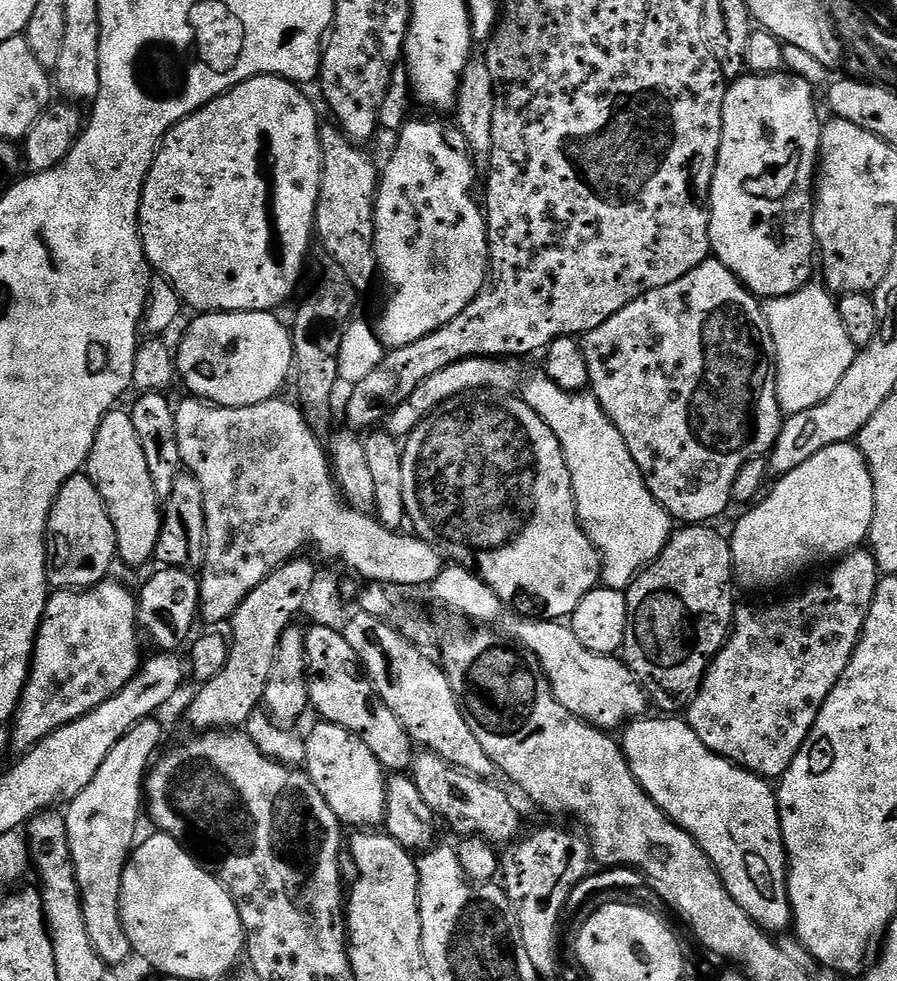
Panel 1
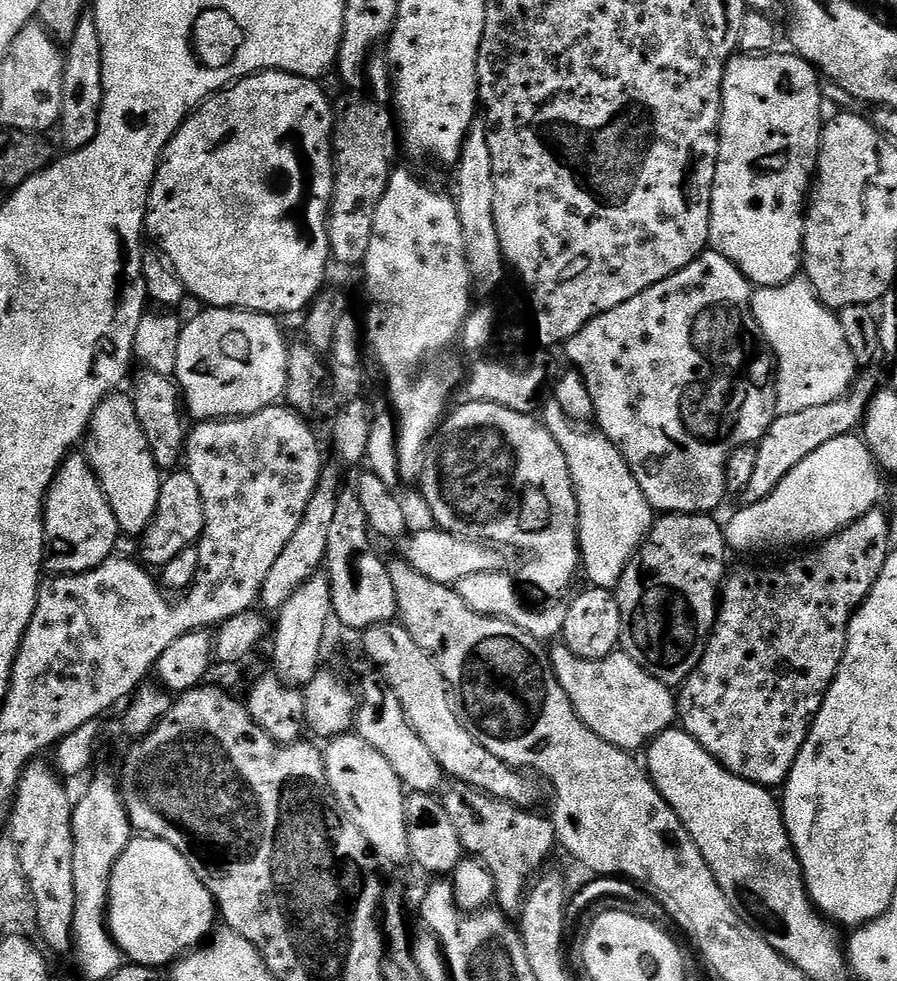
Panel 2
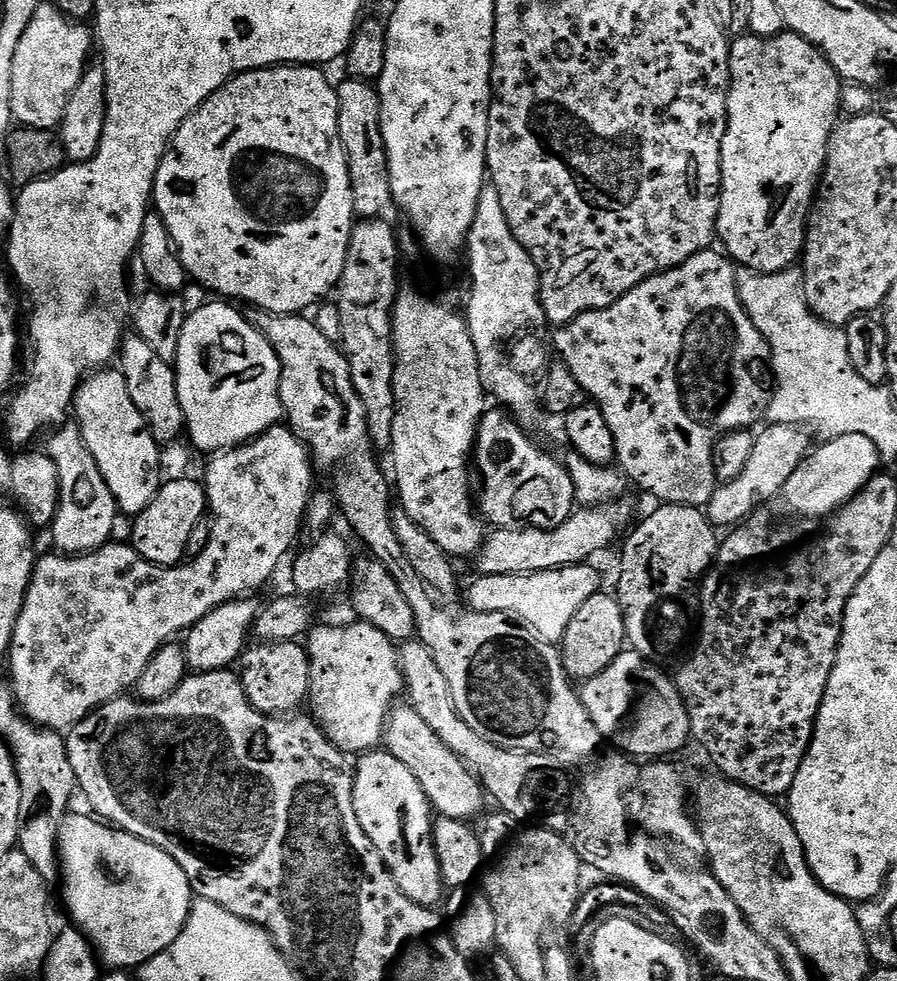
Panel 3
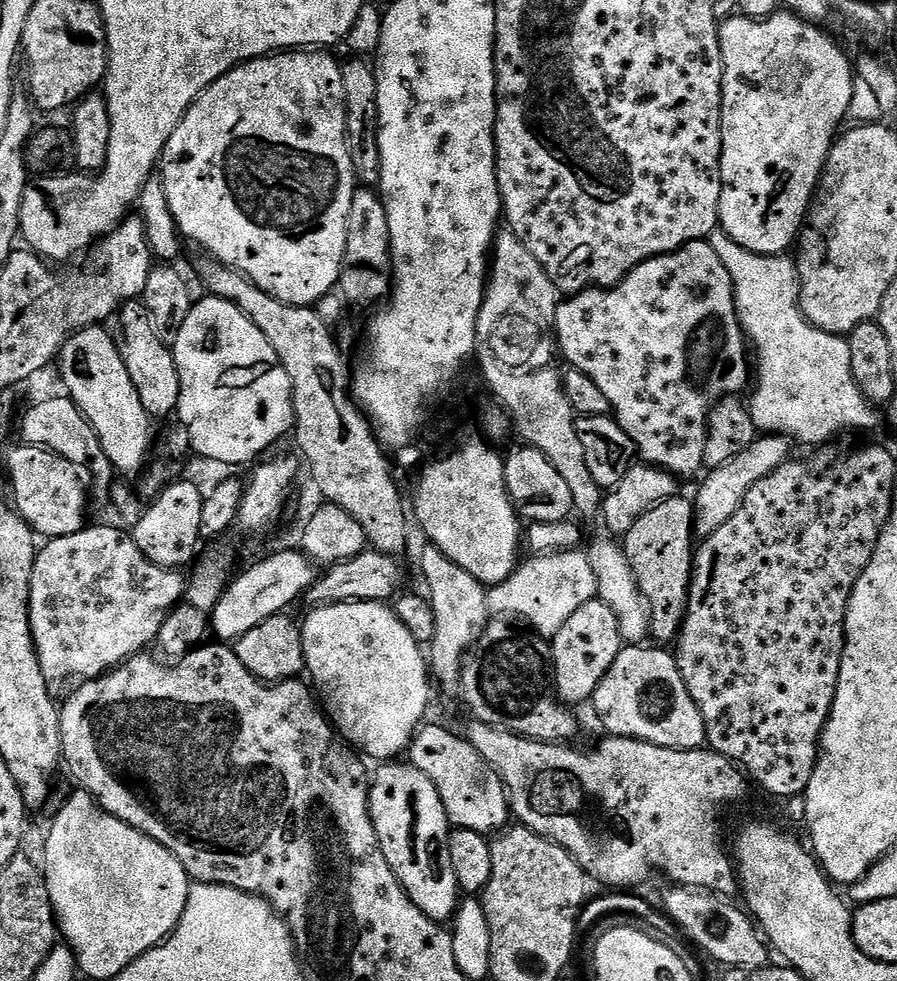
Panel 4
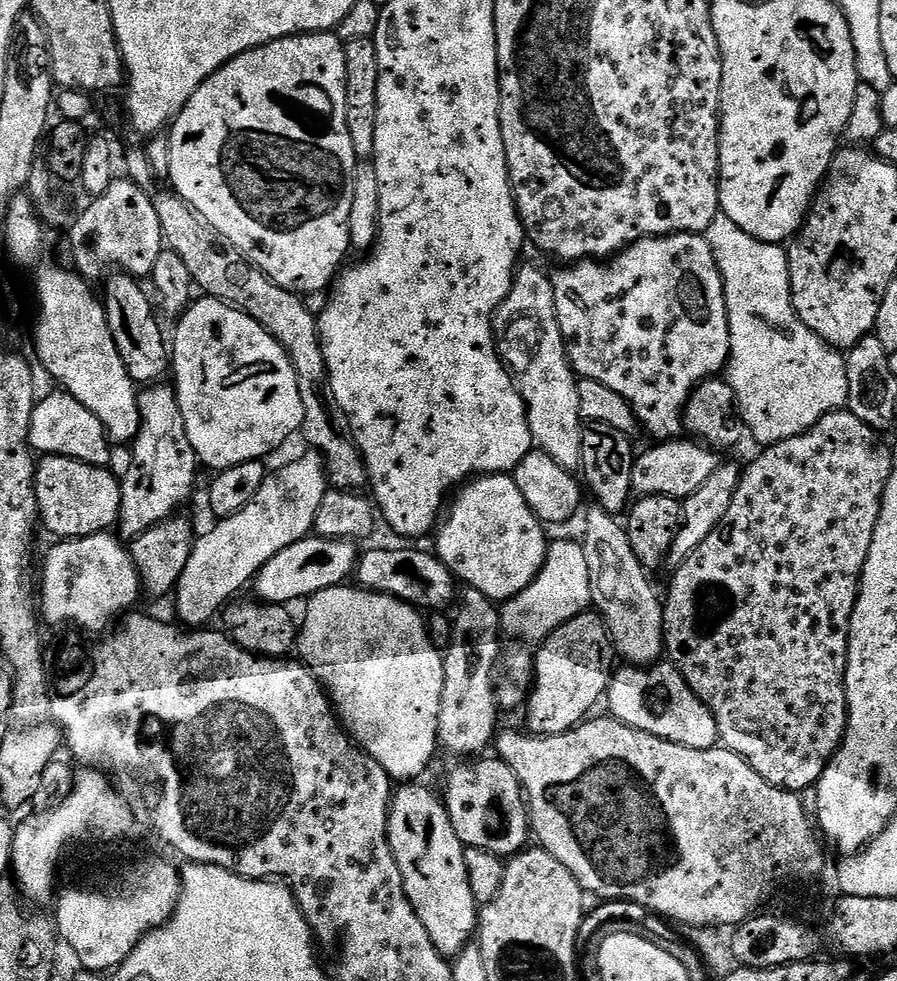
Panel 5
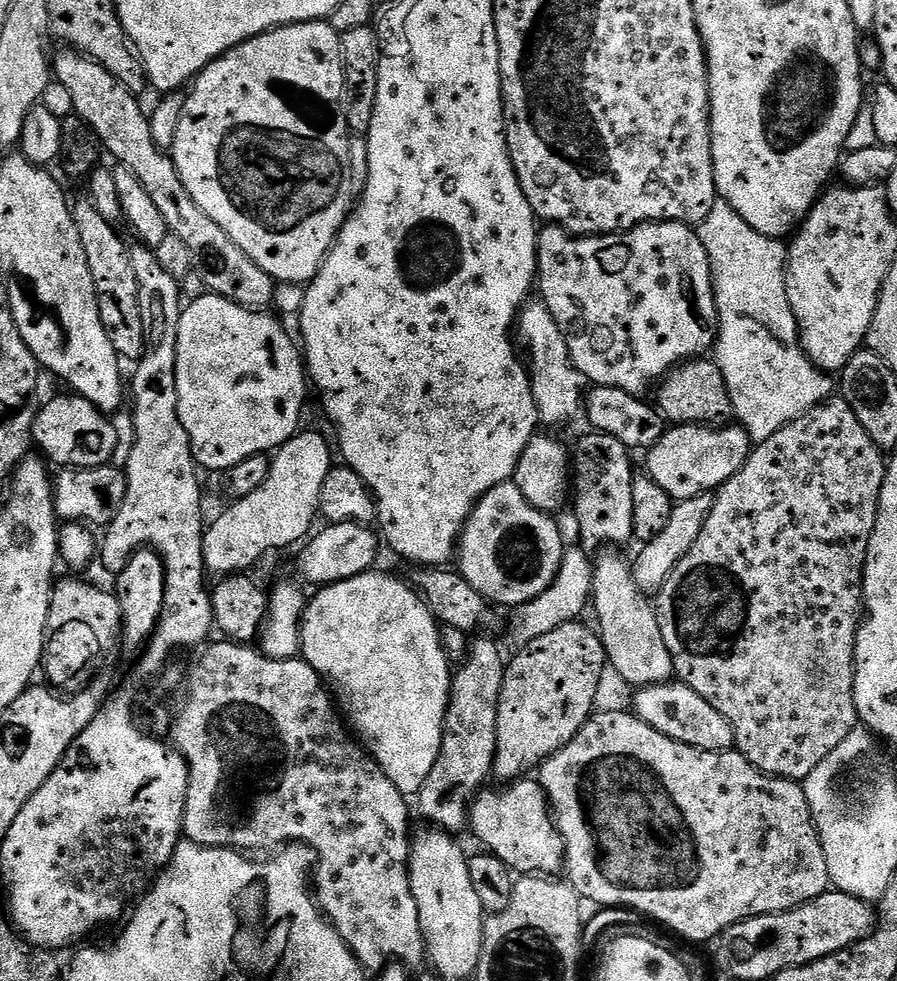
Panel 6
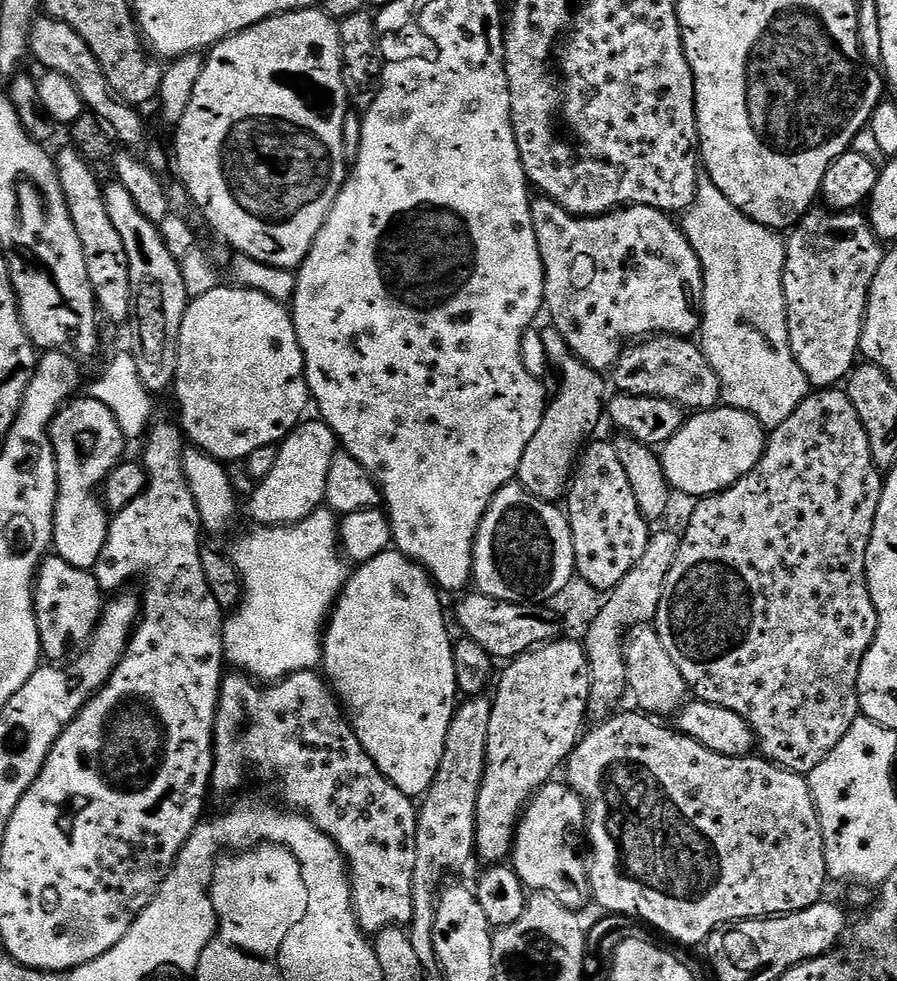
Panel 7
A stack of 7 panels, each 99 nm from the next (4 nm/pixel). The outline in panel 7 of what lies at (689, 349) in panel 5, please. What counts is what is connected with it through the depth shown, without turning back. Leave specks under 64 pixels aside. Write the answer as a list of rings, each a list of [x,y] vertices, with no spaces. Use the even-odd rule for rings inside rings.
[[[547,198],[532,201],[534,234],[544,263],[544,303],[546,312],[552,315],[551,327],[566,338],[578,359],[601,374],[607,373],[607,368],[615,369],[629,342],[657,334],[692,338],[699,333],[704,315],[702,266],[683,227],[672,220],[675,219],[669,213],[641,204],[585,218],[570,214]]]

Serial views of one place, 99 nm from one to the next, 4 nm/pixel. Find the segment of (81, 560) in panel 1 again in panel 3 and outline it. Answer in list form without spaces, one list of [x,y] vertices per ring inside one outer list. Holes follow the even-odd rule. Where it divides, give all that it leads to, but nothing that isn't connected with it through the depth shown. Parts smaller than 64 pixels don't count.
[[[65,422],[52,434],[46,451],[54,466],[58,466],[60,479],[60,510],[50,525],[52,540],[64,554],[92,552],[113,539],[118,517],[116,499],[110,494],[110,486],[106,486],[106,478],[102,478],[102,470],[98,470],[98,462],[94,462],[94,454],[86,446],[80,425]]]

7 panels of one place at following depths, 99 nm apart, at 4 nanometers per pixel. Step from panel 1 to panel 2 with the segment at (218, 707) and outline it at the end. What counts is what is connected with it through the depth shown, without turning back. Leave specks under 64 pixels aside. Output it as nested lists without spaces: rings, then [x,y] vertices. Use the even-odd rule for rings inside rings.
[[[325,463],[318,486],[314,494],[310,494],[310,502],[306,504],[306,514],[302,514],[302,522],[298,522],[298,530],[294,530],[290,542],[286,542],[286,546],[282,549],[282,554],[278,554],[270,574],[266,574],[266,582],[262,586],[259,599],[265,611],[278,612],[293,596],[294,590],[298,590],[298,586],[302,586],[311,576],[317,575],[325,567],[330,525],[333,524],[341,485],[339,466]]]

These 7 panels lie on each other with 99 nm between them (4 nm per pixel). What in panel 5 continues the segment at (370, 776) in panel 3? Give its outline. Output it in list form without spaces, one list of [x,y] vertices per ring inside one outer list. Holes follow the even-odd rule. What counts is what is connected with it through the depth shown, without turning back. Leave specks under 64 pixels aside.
[[[408,782],[395,789],[392,807],[388,810],[388,841],[394,850],[398,866],[402,870],[402,882],[422,926],[426,926],[426,934],[430,934],[430,942],[434,942],[437,950],[445,958],[455,958],[462,949],[473,943],[478,932],[478,905],[474,898],[474,890],[470,888],[470,874],[466,868],[464,844],[454,834],[454,826],[448,817],[443,799],[436,796],[420,782]]]

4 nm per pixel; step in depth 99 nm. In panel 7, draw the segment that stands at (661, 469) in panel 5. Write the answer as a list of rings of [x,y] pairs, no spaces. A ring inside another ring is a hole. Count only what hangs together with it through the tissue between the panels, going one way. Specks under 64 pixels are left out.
[[[717,406],[705,412],[693,411],[678,434],[662,445],[659,458],[672,489],[679,495],[703,498],[726,491],[750,474],[762,458],[765,443],[766,430],[758,418],[737,408]]]

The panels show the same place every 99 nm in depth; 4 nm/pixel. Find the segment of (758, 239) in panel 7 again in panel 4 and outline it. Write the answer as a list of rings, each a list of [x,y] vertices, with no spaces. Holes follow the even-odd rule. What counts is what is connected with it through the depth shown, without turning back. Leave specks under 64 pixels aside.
[[[717,230],[712,233],[710,243],[714,254],[718,254],[718,258],[722,258],[722,266],[726,266],[726,270],[732,279],[732,296],[736,300],[736,313],[740,319],[740,325],[744,331],[747,343],[750,345],[751,351],[754,353],[754,388],[756,384],[756,393],[750,399],[750,411],[752,421],[757,430],[764,434],[773,436],[787,436],[789,441],[800,444],[812,444],[811,446],[824,446],[835,438],[839,432],[844,432],[847,428],[872,428],[876,424],[877,409],[862,394],[862,390],[858,386],[858,382],[854,382],[854,374],[850,370],[850,346],[847,339],[842,336],[835,336],[829,332],[824,332],[820,328],[808,323],[807,318],[802,314],[800,309],[800,276],[796,272],[796,261],[791,255],[781,254],[778,256],[763,256],[762,254],[754,254],[750,250],[746,250],[742,246],[738,246],[738,242],[734,242],[734,238],[730,238],[724,231]]]

